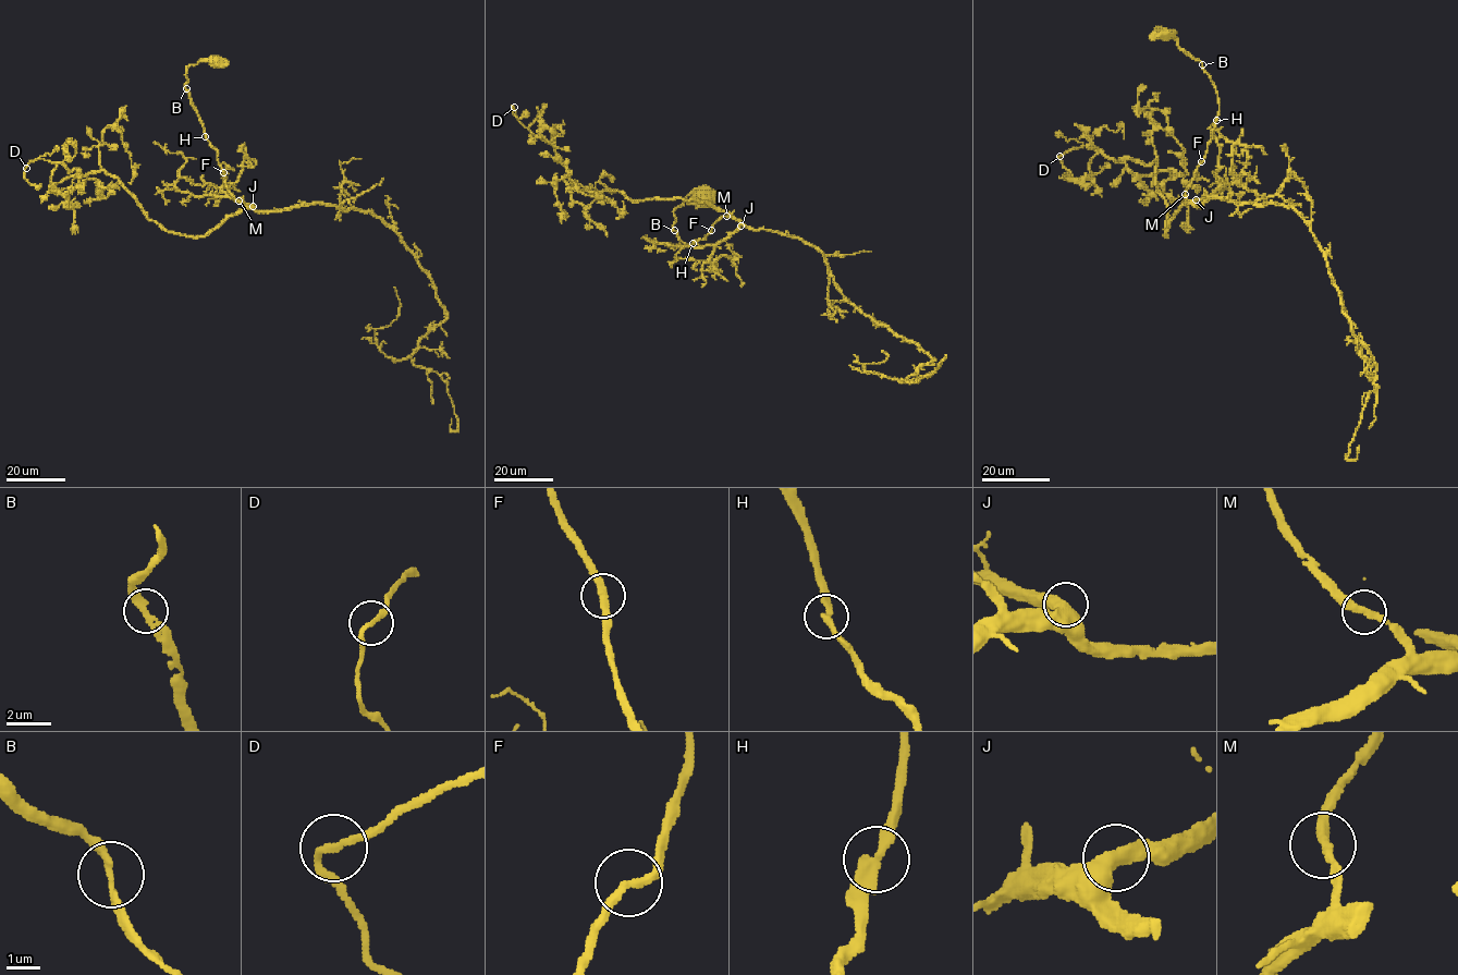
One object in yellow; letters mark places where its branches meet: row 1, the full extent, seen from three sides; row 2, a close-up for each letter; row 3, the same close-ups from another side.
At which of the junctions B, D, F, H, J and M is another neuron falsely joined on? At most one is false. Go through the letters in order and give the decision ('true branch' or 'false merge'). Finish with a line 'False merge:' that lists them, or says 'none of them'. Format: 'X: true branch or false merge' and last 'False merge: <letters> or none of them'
B: true branch
D: true branch
F: true branch
H: true branch
J: true branch
M: true branch
False merge: none of them

